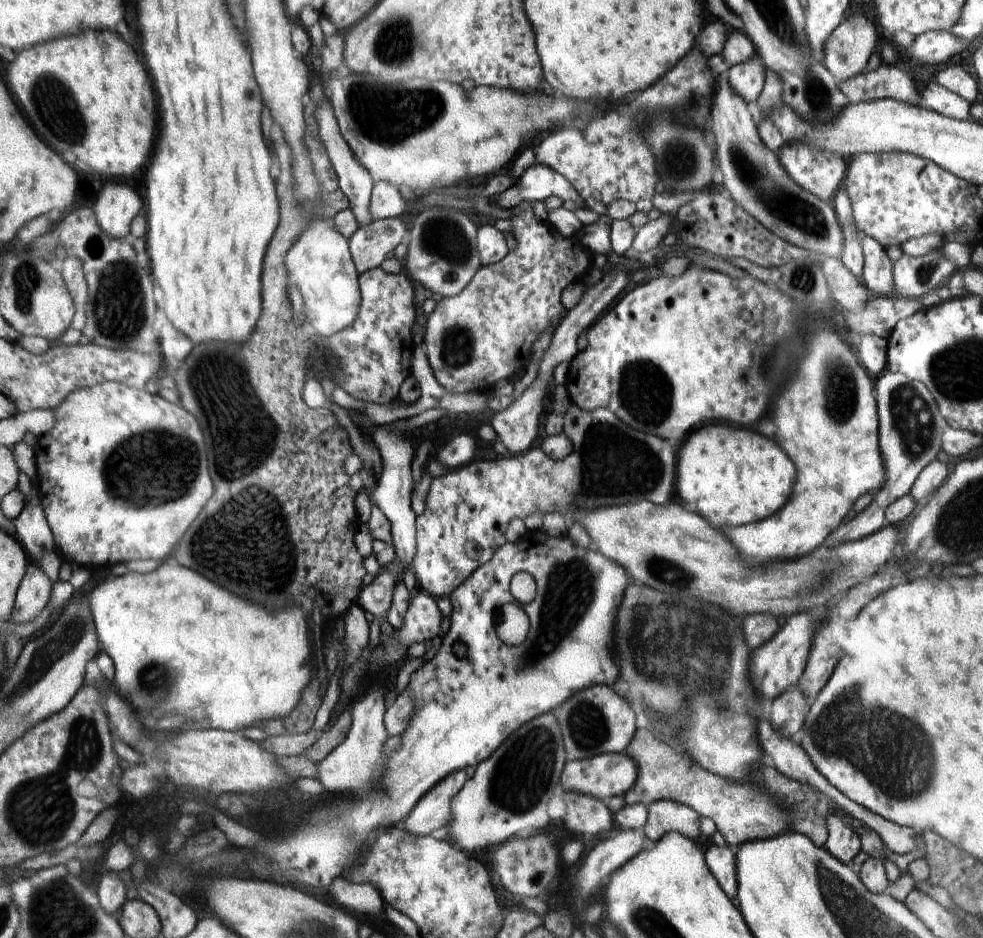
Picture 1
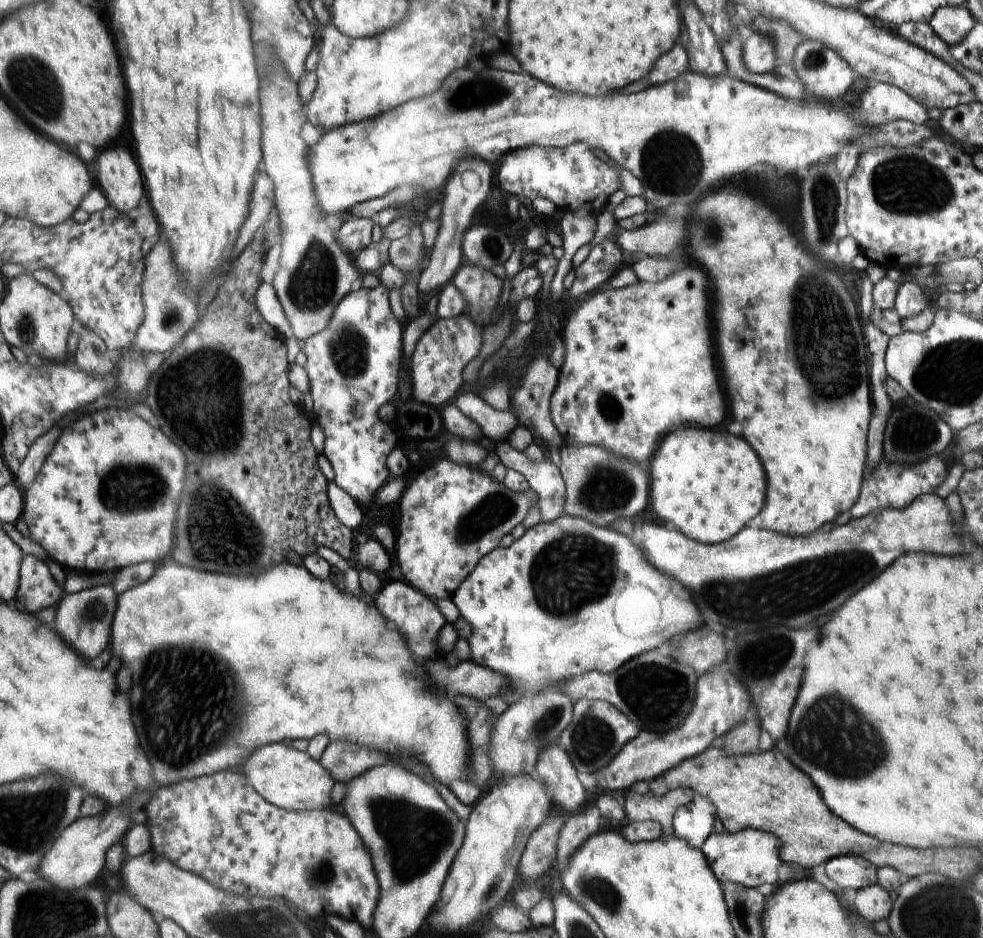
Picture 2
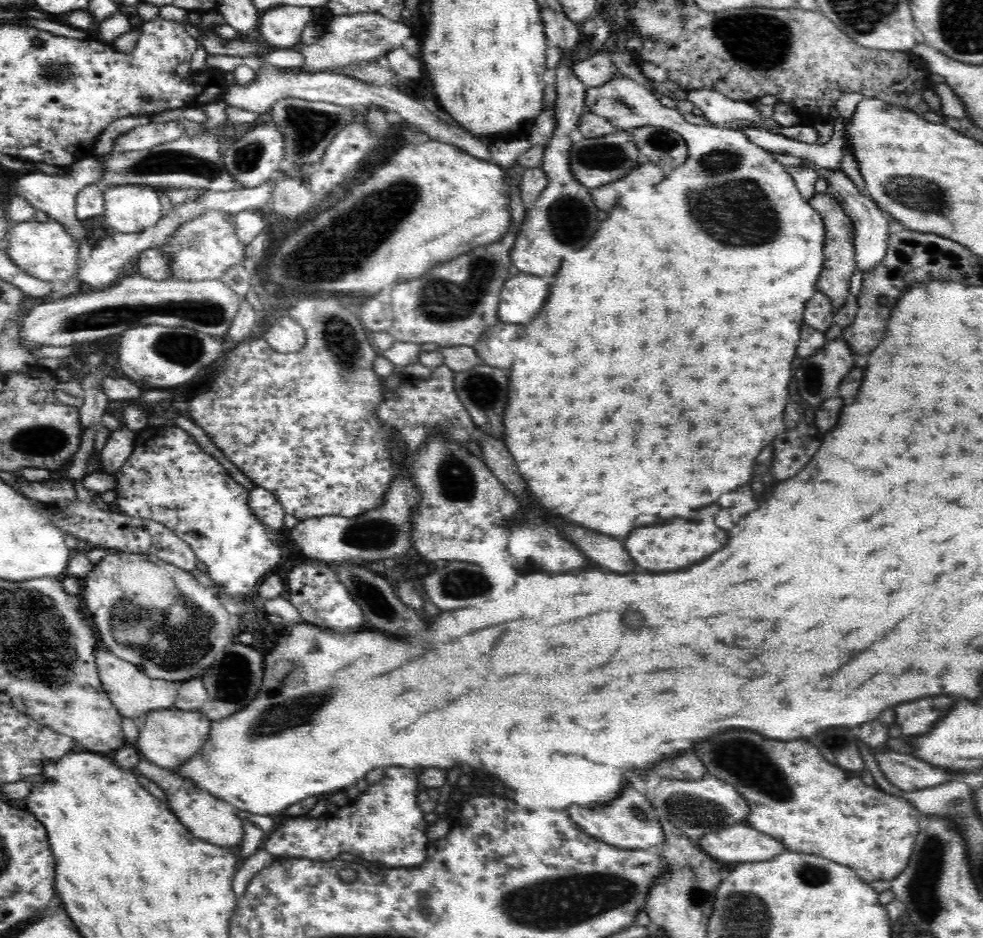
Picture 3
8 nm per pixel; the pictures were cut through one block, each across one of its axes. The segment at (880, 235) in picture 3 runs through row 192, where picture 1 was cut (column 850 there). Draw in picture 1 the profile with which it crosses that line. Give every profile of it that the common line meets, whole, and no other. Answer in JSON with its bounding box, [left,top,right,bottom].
[825,815,861,864]

